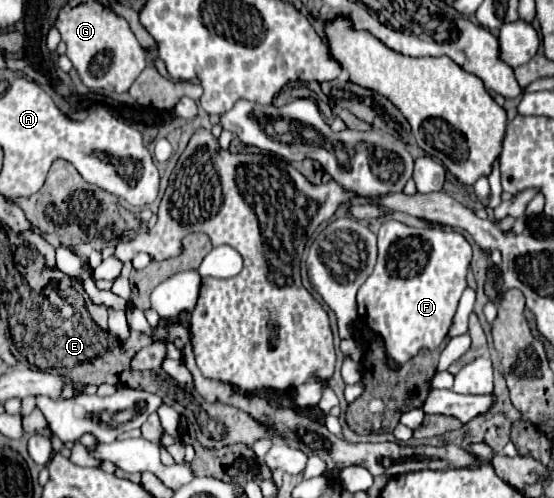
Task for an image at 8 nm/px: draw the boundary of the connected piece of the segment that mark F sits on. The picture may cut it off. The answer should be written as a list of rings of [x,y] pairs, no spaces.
[[[385,220],[377,232],[377,248],[379,248],[379,256],[377,256],[377,264],[375,264],[375,270],[373,274],[365,280],[365,284],[359,288],[357,292],[357,312],[359,312],[359,318],[365,322],[367,328],[371,328],[377,336],[381,336],[383,344],[385,344],[385,352],[389,358],[393,358],[397,364],[405,364],[407,360],[411,360],[413,356],[419,354],[421,348],[427,348],[427,350],[435,350],[447,336],[449,332],[449,326],[453,322],[453,316],[455,316],[455,310],[457,310],[457,304],[459,304],[459,298],[463,294],[463,290],[467,288],[467,270],[469,270],[469,262],[471,262],[471,244],[469,240],[453,230],[453,228],[411,228],[407,224],[401,224],[397,220]]]

